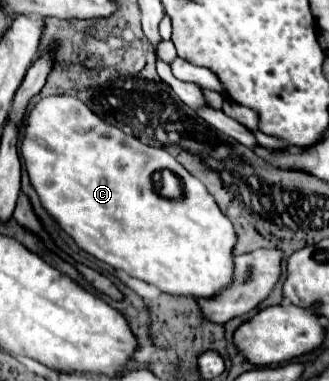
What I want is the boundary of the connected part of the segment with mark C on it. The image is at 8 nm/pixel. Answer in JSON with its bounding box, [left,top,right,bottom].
[21,95,237,299]

